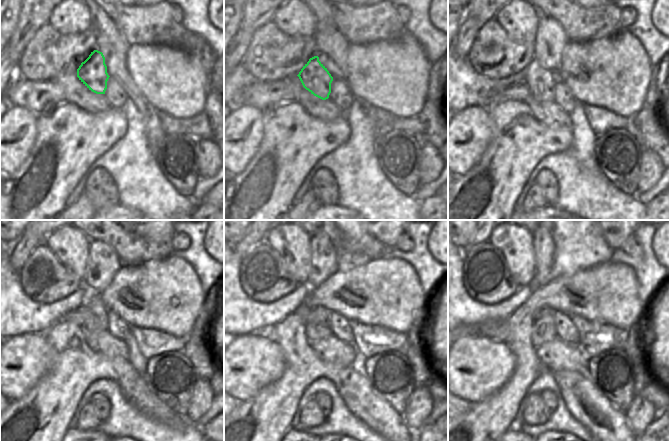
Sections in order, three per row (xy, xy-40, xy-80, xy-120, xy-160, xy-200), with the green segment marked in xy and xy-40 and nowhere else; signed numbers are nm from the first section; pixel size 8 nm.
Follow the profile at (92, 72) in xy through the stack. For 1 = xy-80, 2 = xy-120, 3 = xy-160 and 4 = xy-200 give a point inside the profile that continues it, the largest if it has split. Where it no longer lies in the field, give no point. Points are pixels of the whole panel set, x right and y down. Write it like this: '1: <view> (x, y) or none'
1: xy-80 (541, 82)
2: xy-120 (94, 312)
3: xy-160 (318, 323)
4: xy-200 (543, 330)

